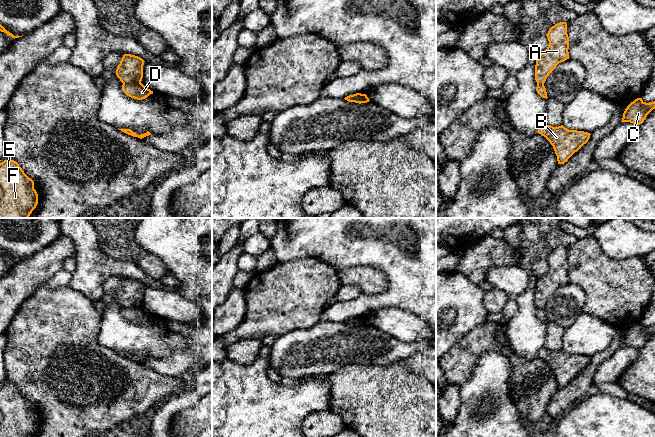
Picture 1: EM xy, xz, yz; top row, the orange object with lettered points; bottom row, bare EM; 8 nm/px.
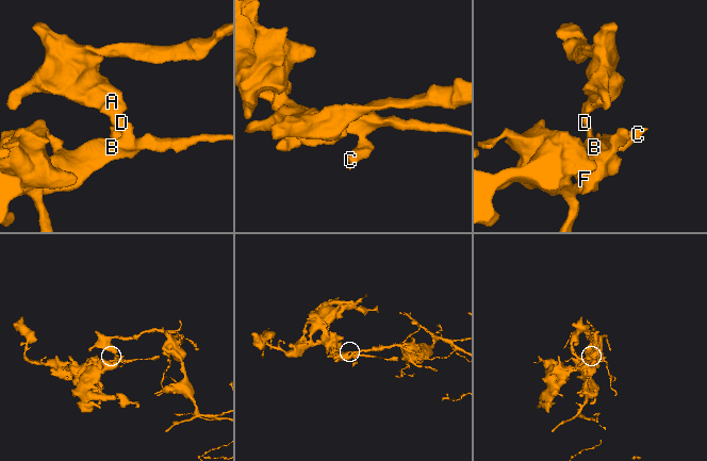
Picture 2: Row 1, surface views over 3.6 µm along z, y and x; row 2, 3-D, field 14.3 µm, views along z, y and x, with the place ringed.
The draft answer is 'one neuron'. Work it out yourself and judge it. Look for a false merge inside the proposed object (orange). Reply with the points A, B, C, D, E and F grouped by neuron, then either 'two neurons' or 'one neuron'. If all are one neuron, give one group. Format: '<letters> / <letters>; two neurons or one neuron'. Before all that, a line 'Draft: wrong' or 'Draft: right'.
Draft: wrong
A / B C D E F; two neurons

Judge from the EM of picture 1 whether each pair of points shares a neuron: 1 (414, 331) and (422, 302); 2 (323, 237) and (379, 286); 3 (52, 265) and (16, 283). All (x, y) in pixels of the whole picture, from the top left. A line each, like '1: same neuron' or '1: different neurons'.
1: different neurons
2: different neurons
3: same neuron

